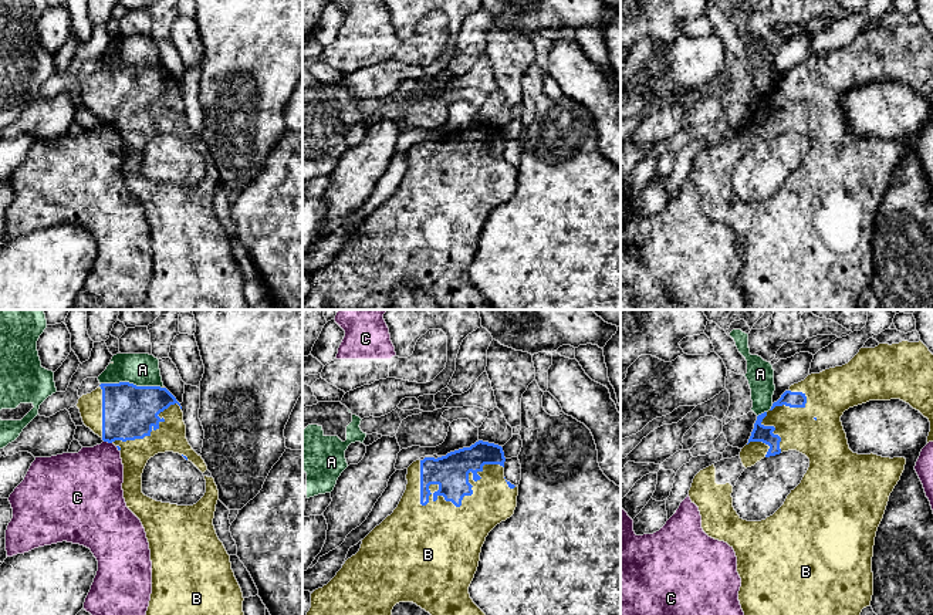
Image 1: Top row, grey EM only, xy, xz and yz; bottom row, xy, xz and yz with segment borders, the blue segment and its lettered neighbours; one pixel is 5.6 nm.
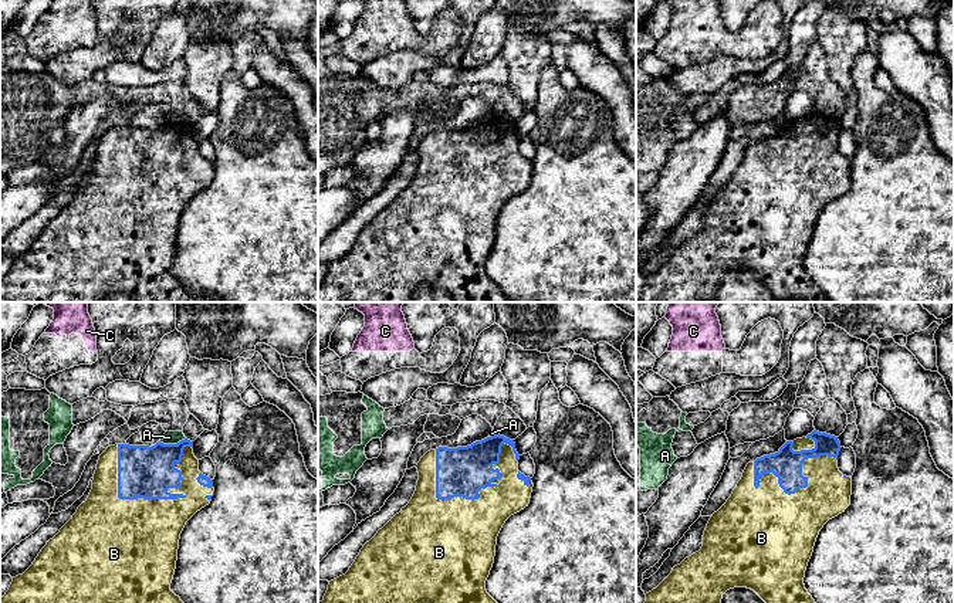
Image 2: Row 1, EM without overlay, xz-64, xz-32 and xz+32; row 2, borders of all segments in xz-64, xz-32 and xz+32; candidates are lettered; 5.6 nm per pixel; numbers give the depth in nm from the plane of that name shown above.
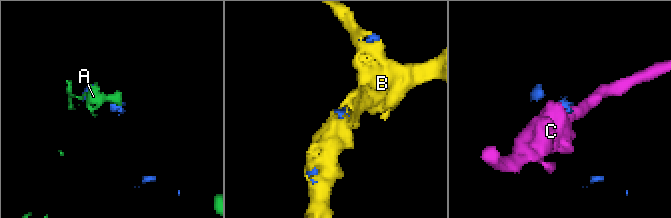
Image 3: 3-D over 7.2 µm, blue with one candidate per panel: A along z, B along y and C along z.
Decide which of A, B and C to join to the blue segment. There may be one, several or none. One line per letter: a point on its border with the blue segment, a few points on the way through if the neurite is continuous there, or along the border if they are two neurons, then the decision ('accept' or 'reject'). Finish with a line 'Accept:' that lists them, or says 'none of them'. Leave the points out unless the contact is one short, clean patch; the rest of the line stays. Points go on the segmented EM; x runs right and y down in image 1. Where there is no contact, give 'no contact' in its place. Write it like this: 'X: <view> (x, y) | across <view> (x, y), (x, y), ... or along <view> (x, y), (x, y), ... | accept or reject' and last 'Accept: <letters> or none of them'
A: xy (131, 384) | reject
B: xz (472, 492) | accept
C: xy (108, 442) | along xy (104, 441), (111, 443) | reject
Accept: B

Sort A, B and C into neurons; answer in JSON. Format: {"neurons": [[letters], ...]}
{"neurons": [["A"], ["B"], ["C"]]}

